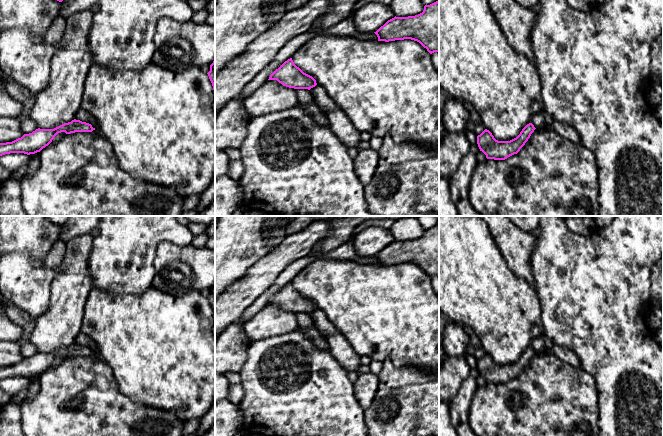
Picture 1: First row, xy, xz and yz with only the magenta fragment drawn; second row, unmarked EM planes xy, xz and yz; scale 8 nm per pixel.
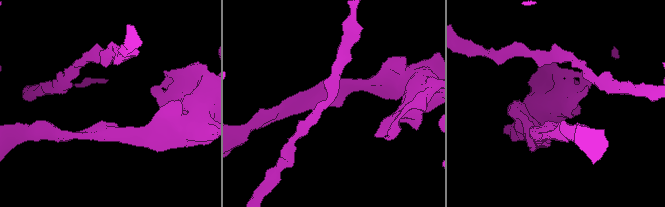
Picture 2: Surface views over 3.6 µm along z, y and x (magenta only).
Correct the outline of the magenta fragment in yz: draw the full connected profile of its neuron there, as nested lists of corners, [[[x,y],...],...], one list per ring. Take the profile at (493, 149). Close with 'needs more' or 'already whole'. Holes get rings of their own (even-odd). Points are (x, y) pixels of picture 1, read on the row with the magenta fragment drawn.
[[[529,123],[510,141],[498,141],[489,130],[485,129],[477,136],[477,144],[487,159],[505,160],[520,151],[535,129],[534,125]]]; already whole

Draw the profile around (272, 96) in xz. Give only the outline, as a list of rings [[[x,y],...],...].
[[[267,80],[243,101],[249,118],[283,111],[298,103],[296,89],[283,86],[277,80]]]

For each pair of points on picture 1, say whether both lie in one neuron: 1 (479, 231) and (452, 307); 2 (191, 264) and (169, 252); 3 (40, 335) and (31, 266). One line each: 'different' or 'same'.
1: same
2: same
3: different

